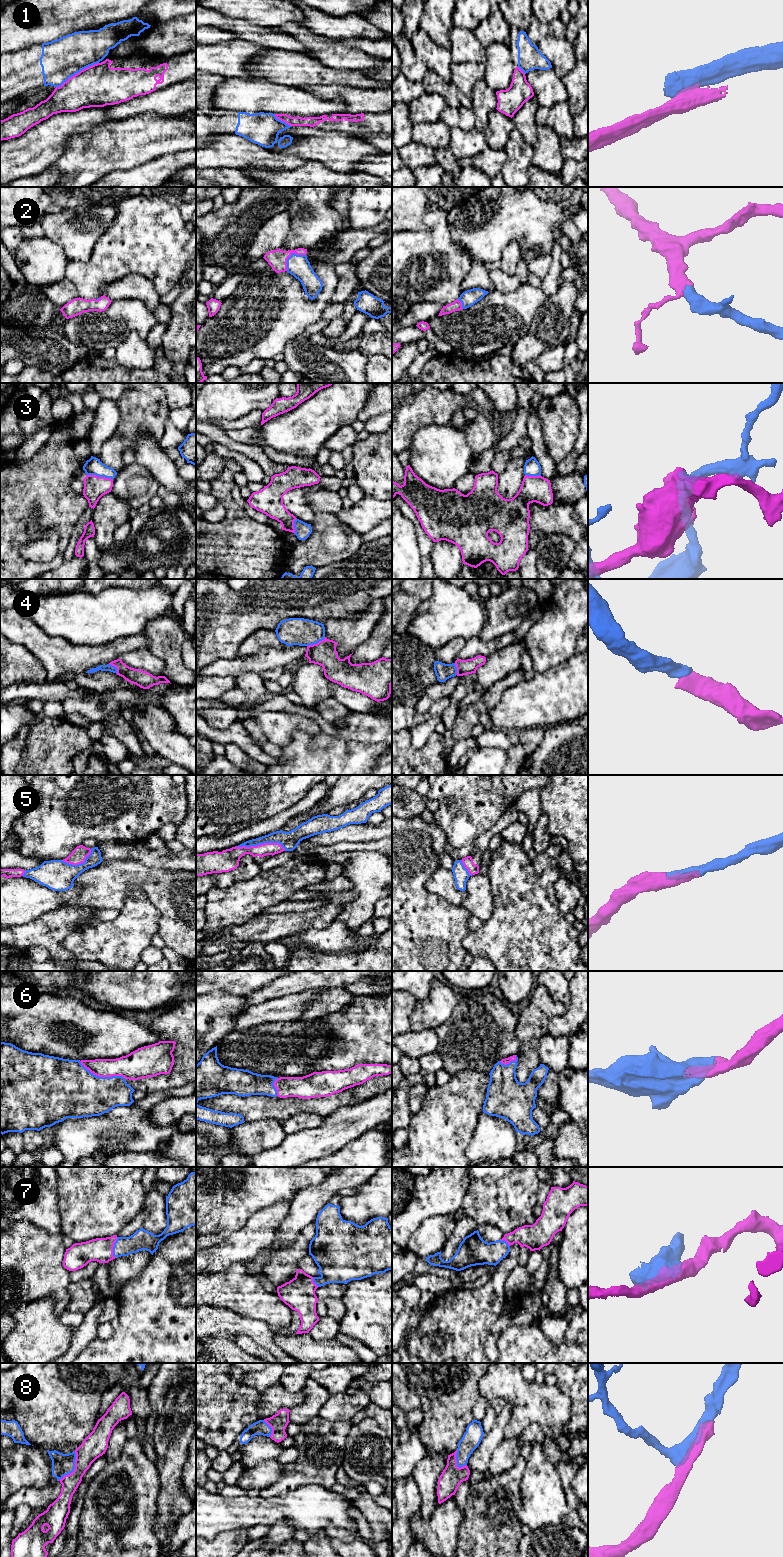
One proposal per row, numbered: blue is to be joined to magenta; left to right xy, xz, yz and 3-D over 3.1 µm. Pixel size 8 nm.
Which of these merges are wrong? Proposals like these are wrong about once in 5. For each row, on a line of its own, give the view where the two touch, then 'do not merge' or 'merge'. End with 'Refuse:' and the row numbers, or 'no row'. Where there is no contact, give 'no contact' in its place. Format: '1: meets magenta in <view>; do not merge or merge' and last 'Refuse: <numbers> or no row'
1: meets magenta in xy; do not merge
2: meets magenta in xz; merge
3: meets magenta in xy; do not merge
4: meets magenta in xz; merge
5: meets magenta in xz; merge
6: meets magenta in xy; merge
7: meets magenta in xy; merge
8: meets magenta in xy; merge
Refuse: 1, 3

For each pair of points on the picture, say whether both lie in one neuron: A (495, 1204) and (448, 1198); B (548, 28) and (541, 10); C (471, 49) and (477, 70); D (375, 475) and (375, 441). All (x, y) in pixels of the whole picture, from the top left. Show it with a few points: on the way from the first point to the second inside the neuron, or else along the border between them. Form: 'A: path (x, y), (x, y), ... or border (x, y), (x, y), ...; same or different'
A: border (468, 1177), (468, 1189), (461, 1207); different
B: border (533, 15), (543, 22), (550, 22), (558, 18); different
C: border (453, 62), (484, 63); different
D: path (377, 467), (377, 449); same

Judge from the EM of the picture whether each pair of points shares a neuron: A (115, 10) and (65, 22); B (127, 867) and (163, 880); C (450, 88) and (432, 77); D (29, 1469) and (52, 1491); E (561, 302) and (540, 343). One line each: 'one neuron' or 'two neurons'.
A: one neuron
B: two neurons
C: one neuron
D: two neurons
E: one neuron

